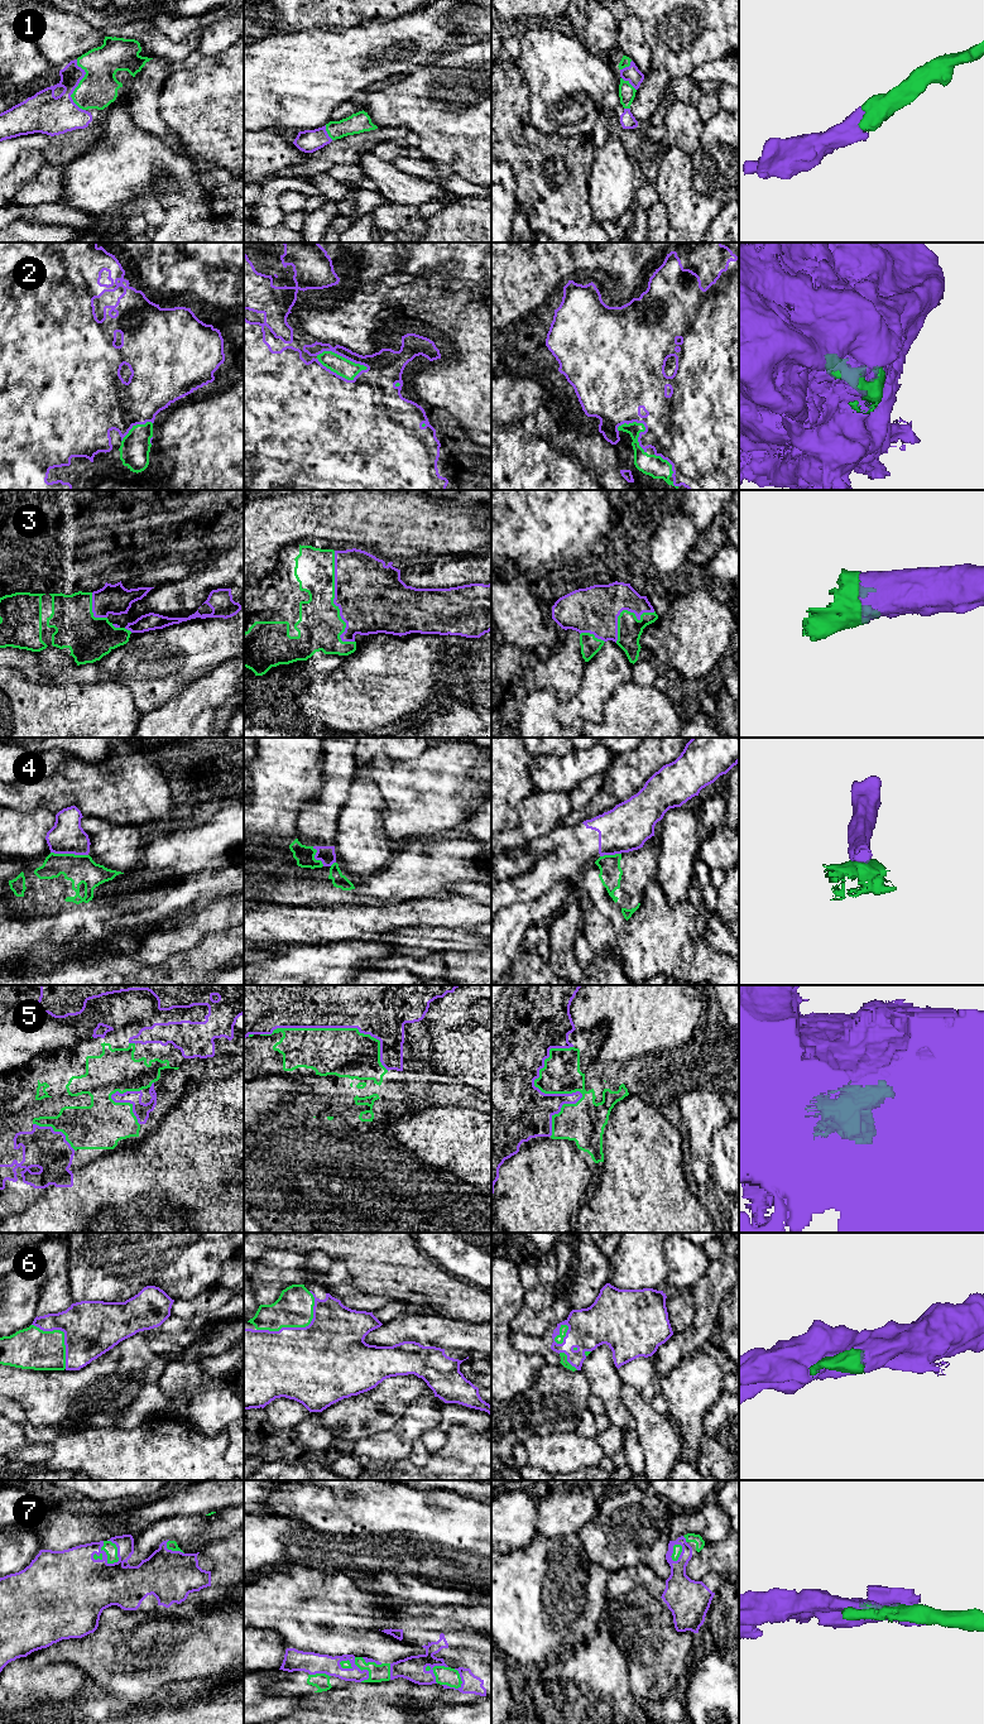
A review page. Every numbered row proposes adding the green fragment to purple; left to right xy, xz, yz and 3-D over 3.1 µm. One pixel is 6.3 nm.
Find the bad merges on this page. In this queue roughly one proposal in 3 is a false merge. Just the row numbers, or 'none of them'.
4, 5

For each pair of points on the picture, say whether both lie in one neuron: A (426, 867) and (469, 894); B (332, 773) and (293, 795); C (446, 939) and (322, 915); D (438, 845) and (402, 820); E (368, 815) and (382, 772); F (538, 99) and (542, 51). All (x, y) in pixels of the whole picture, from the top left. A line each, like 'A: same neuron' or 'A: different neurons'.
A: different neurons
B: different neurons
C: different neurons
D: different neurons
E: different neurons
F: same neuron

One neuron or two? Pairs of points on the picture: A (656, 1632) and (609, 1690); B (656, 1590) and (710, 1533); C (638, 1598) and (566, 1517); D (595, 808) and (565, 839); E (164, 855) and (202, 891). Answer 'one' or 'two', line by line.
A: one
B: one
C: two
D: two
E: one

